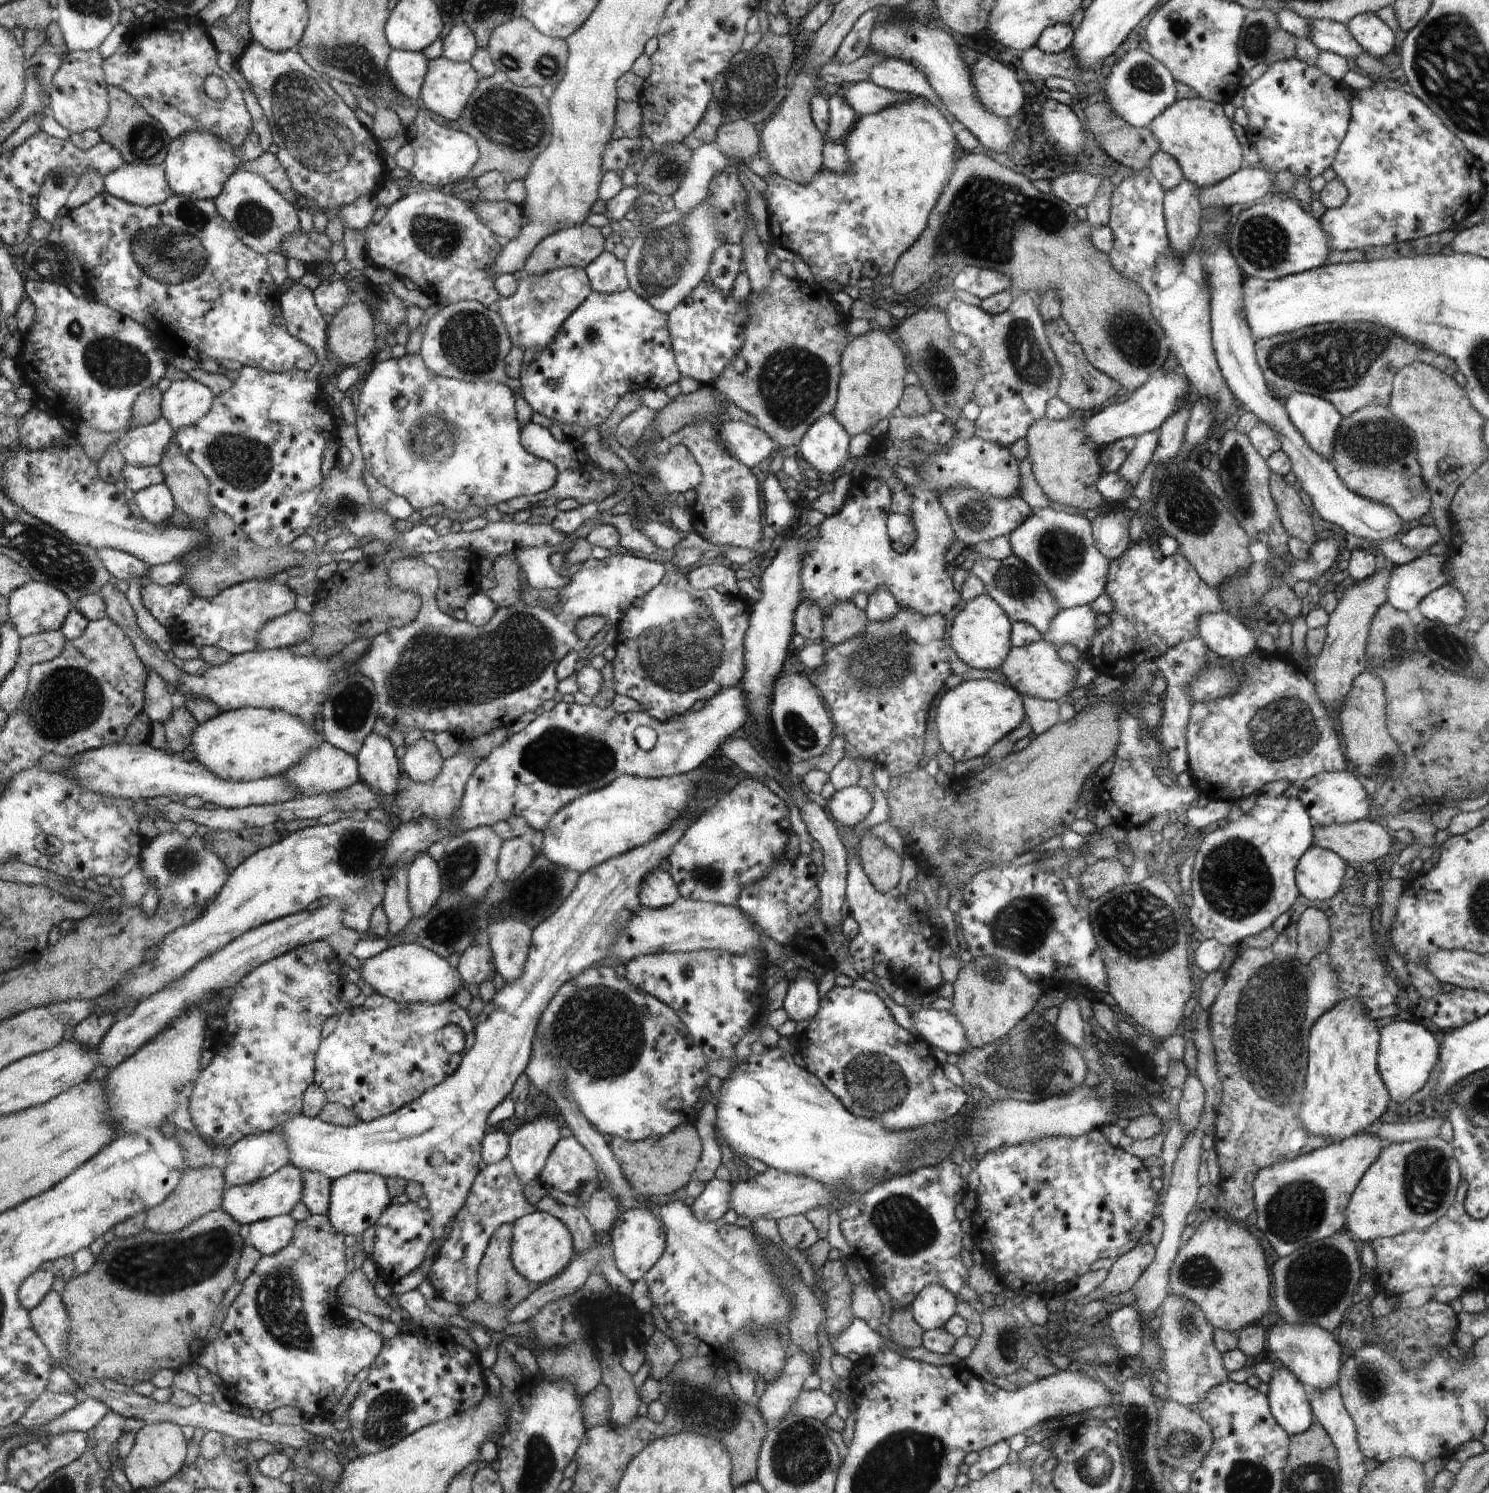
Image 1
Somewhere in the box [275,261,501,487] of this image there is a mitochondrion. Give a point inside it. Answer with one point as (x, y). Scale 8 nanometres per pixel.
(435, 437)

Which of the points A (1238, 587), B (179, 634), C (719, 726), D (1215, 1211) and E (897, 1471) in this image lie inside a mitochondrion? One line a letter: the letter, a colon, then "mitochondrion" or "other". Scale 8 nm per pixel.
A: other
B: other
C: other
D: other
E: mitochondrion

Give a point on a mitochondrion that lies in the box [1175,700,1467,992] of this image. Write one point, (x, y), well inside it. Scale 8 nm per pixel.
(1235, 879)

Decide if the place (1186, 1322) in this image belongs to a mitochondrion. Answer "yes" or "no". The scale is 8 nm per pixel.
yes

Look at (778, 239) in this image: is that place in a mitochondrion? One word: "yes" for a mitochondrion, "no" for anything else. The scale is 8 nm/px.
no

